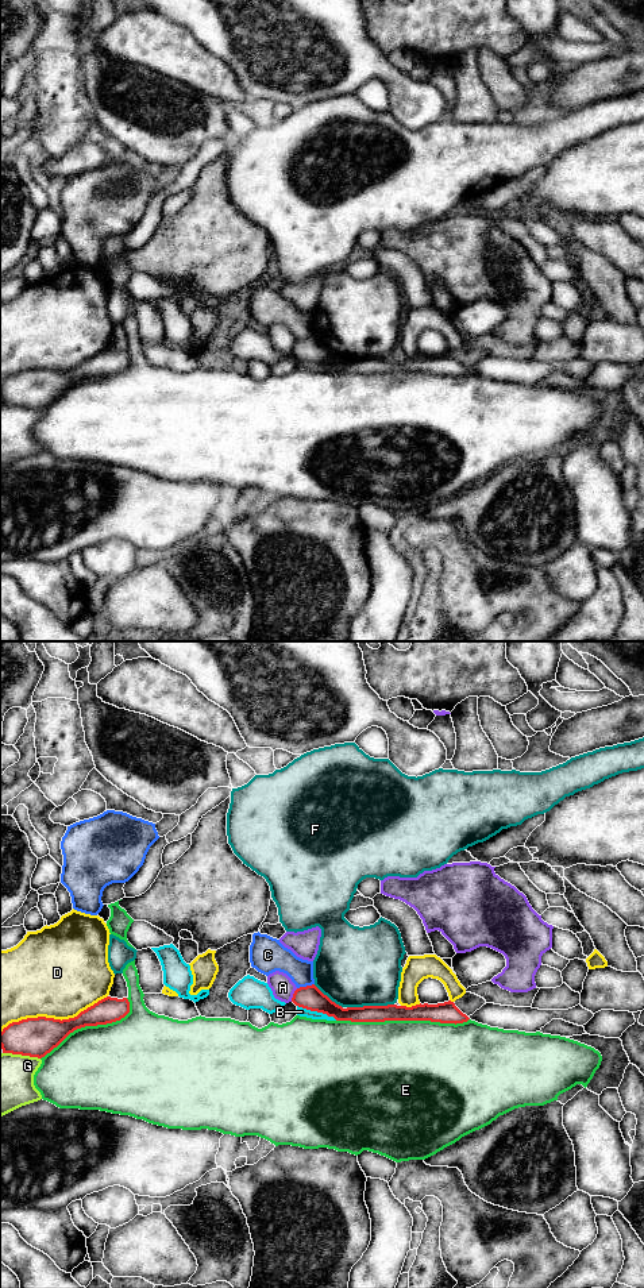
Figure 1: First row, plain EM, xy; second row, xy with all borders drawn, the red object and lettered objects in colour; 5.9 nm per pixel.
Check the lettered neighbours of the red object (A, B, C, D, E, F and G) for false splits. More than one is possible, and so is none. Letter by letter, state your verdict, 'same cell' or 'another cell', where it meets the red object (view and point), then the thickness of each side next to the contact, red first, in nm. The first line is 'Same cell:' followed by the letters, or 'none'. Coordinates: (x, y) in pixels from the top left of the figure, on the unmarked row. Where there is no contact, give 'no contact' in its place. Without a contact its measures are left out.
Same cell: none
A: another cell; contact xy (293, 347); calibres 140 and 140 nm
B: another cell; contact xy (317, 363); calibres 140 and 50 nm
C: another cell; contact xy (305, 339); calibres 140 and 160 nm
D: another cell; contact xy (53, 370); calibres 240 and 500 nm
E: another cell; contact xy (403, 371); calibres 120 and 500 nm
F: another cell; contact xy (370, 358); calibres 100 and 480 nm
G: another cell; contact xy (22, 407); calibres 240 and 360 nm

